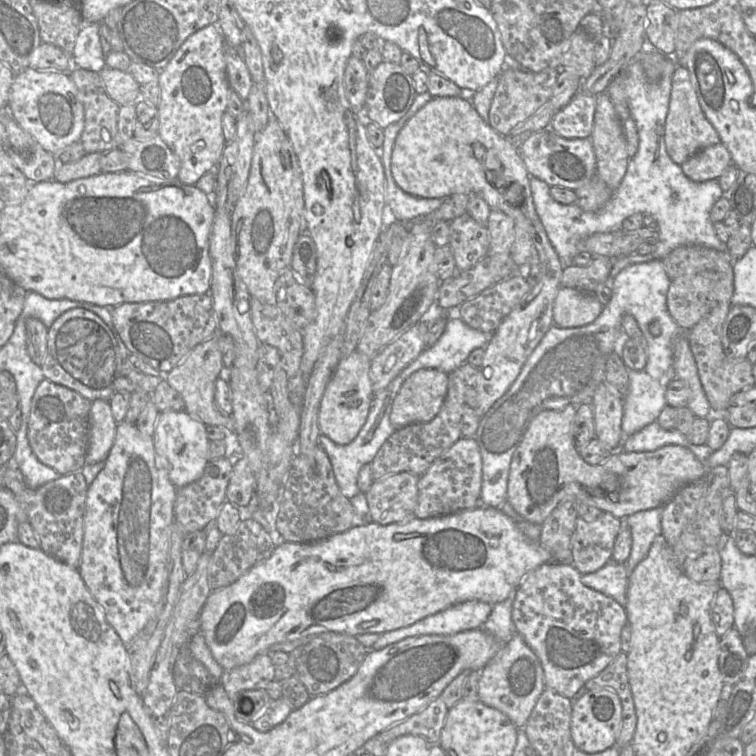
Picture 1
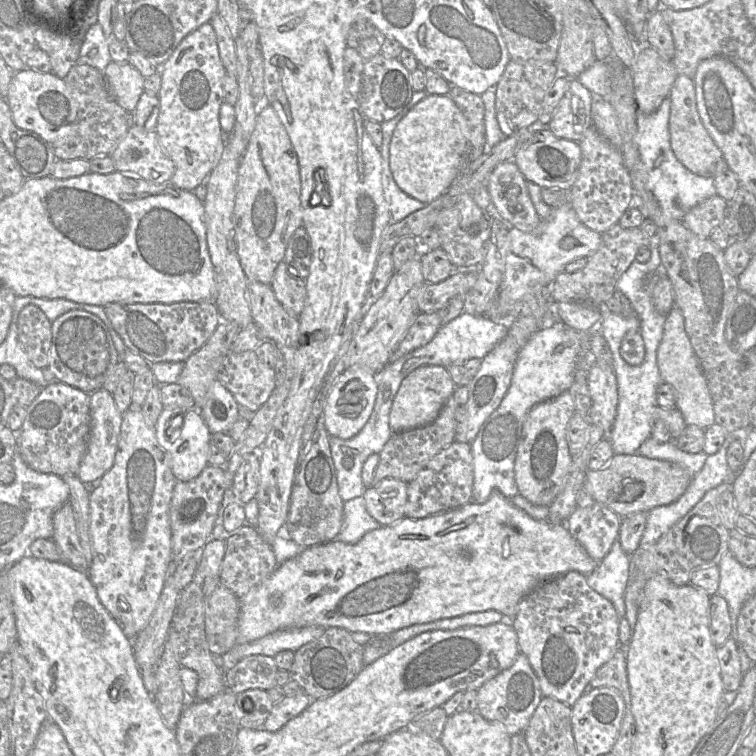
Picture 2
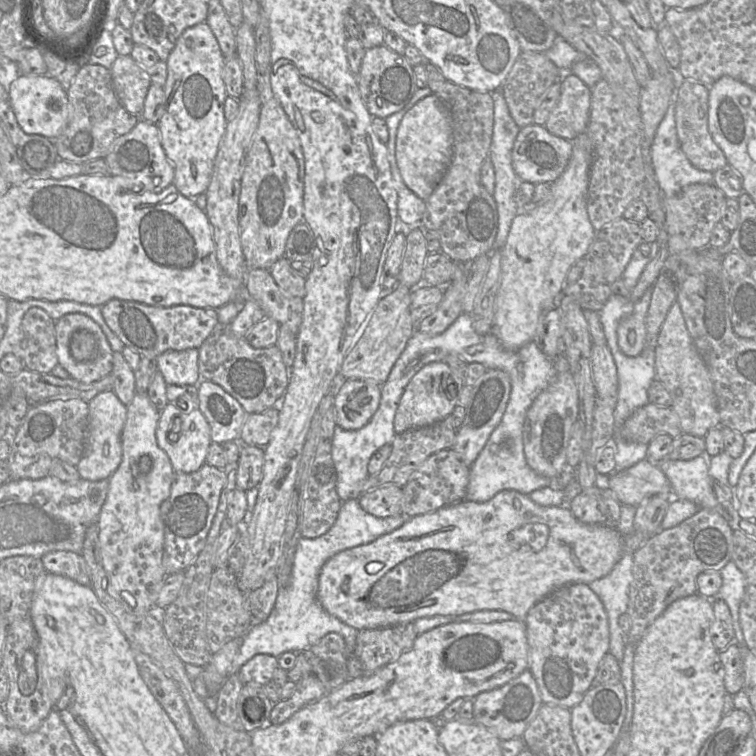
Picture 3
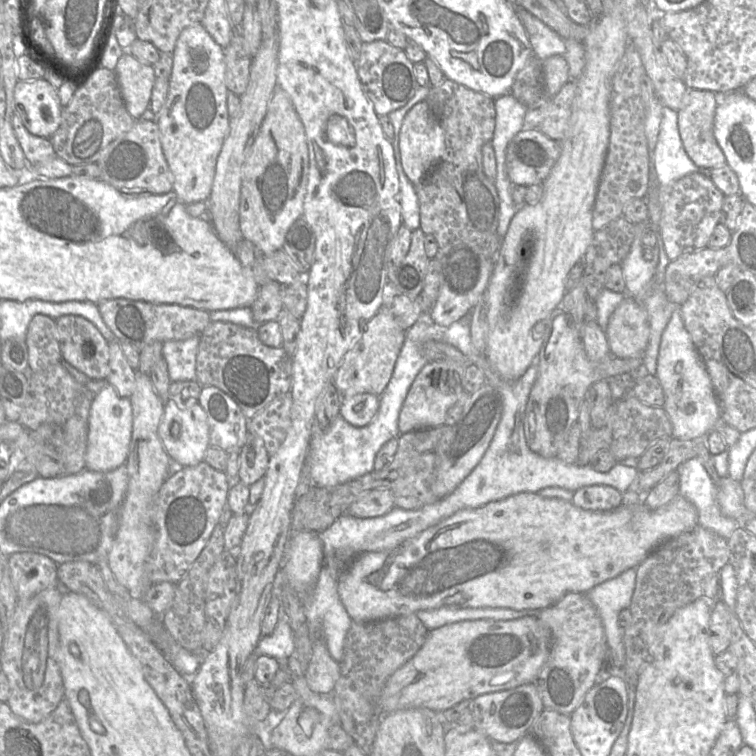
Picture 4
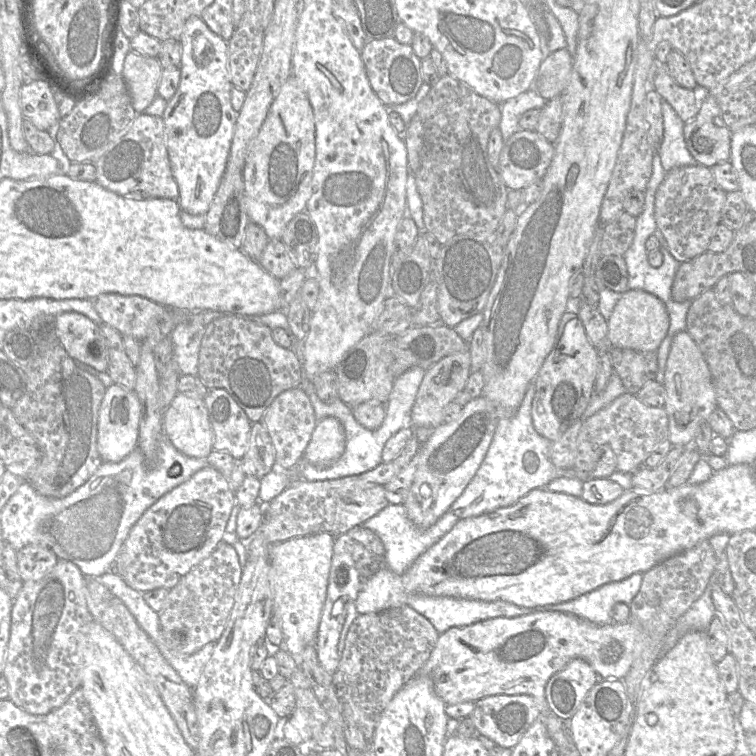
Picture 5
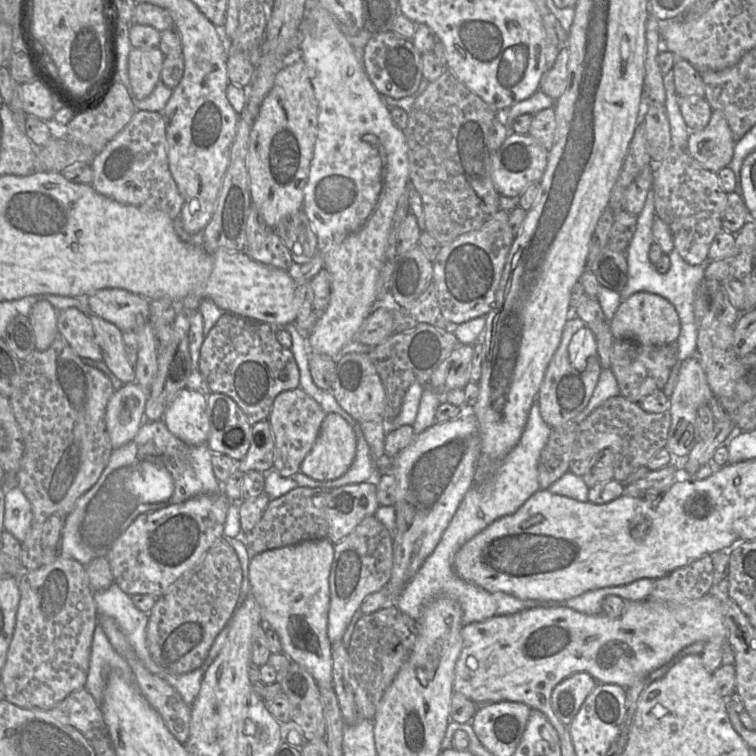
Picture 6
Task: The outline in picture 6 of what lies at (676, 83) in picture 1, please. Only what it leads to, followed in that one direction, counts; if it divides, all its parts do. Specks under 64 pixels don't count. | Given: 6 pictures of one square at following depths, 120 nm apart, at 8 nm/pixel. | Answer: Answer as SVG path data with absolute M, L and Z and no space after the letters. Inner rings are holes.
M713 110L710 121L703 130L690 131L687 151L703 167L718 173L732 161L735 144L724 114Z

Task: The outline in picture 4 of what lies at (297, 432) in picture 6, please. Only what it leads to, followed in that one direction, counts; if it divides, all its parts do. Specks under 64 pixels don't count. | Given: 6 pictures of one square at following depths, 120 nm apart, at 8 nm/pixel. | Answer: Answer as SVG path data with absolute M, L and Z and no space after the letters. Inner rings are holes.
M290 391L277 396L263 410L248 420L249 434L259 436L270 456L284 442L291 427L292 395Z

